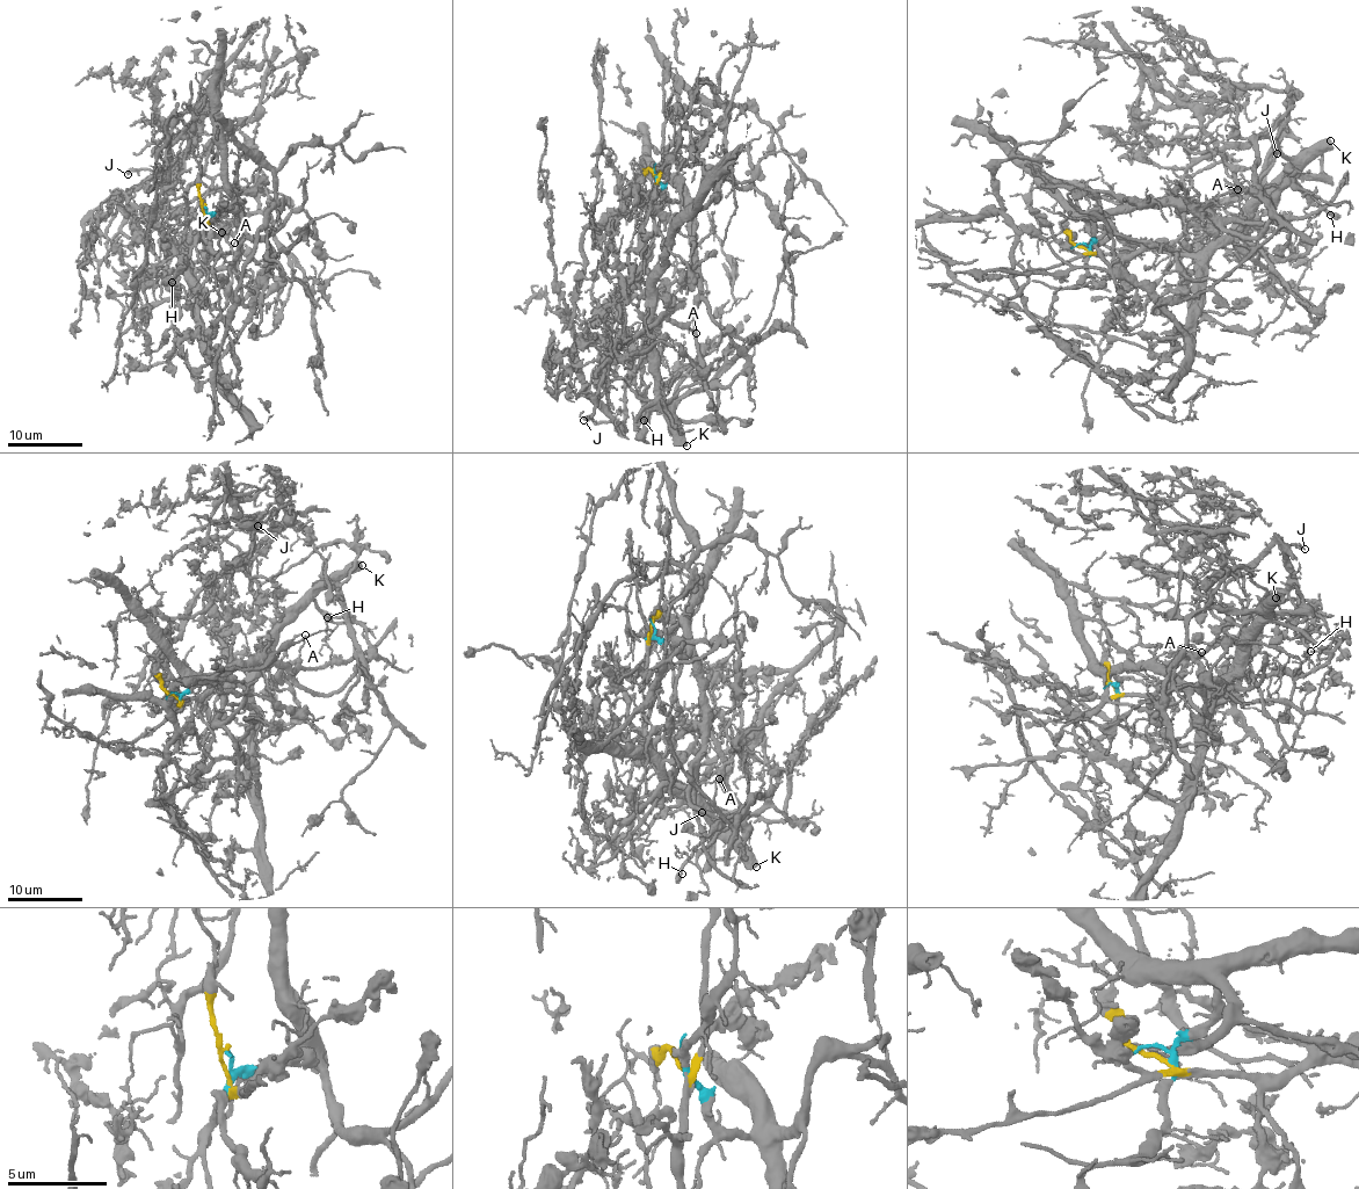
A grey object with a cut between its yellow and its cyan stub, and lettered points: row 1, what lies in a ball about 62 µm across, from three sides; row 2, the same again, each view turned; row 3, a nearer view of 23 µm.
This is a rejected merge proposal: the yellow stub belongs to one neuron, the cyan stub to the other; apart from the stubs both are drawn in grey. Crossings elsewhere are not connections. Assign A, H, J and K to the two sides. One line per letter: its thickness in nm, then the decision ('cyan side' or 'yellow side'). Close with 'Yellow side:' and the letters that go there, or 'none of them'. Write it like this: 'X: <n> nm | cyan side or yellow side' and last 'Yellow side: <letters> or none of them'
A: 110 nm | cyan side
H: 140 nm | yellow side
J: 240 nm | yellow side
K: 550 nm | yellow side
Yellow side: H, J, K

